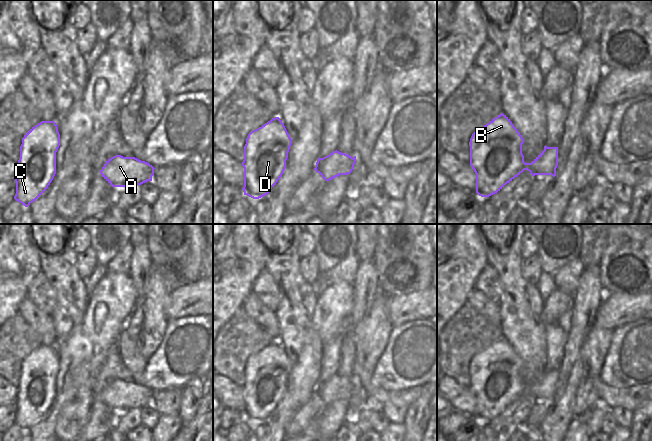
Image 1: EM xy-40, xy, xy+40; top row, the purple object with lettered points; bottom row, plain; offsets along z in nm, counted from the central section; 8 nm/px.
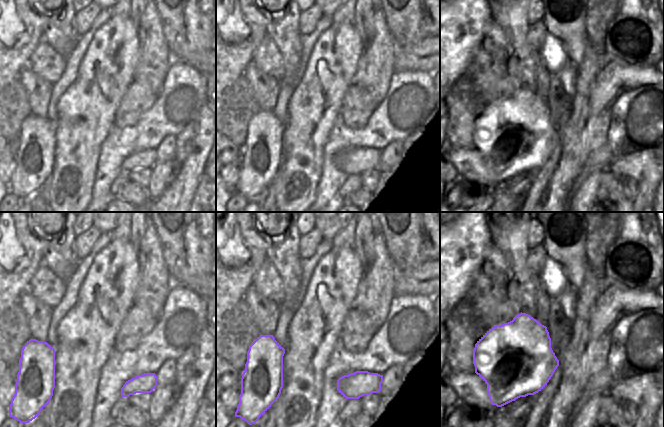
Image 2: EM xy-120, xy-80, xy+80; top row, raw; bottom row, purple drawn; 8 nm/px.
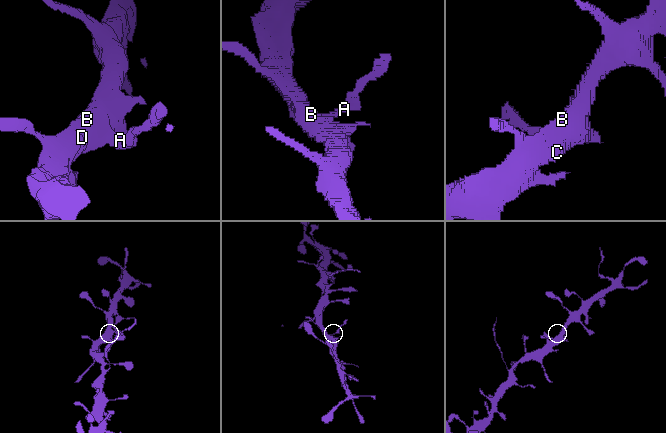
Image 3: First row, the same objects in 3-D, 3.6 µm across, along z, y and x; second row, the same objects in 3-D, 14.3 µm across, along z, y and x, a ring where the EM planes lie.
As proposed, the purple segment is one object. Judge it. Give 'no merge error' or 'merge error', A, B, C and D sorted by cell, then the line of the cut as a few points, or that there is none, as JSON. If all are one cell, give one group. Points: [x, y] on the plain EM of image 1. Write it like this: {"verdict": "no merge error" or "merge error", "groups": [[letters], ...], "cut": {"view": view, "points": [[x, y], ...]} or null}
{"verdict": "no merge error", "groups": [["A", "B", "C", "D"]], "cut": null}

